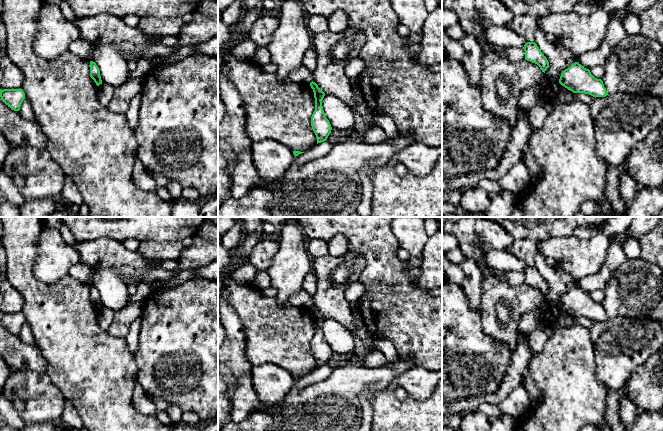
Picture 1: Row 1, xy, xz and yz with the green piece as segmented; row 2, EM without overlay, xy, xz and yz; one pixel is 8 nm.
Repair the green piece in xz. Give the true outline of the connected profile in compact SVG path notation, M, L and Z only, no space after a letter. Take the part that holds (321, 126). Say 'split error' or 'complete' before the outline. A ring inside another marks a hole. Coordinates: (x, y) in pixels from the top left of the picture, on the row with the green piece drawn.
complete | M313 81L310 83L310 86L313 89L315 98L315 110L311 117L311 126L316 135L318 144L327 140L331 133L332 127L329 120L325 116L322 106L322 100L325 93Z

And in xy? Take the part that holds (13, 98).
complete | M3 89L0 90L1 100L12 110L19 111L23 100L25 99L24 91L20 89Z

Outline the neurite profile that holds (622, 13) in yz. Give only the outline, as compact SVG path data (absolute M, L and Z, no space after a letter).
M624 7L624 8L620 9L620 10L613 11L613 12L611 12L609 14L610 14L610 17L616 16L623 22L628 15L632 14L632 12L629 12L627 10L627 7Z

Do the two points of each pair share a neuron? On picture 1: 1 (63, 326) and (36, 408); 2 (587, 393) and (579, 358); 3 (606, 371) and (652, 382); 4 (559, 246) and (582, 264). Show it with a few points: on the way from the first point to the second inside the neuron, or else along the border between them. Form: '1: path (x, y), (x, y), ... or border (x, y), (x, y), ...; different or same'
1: border (46, 373), (50, 381), (62, 393); different
2: path (579, 384), (579, 367); same
3: border (646, 360), (629, 375), (624, 383); different
4: path (565, 251), (576, 258); same

